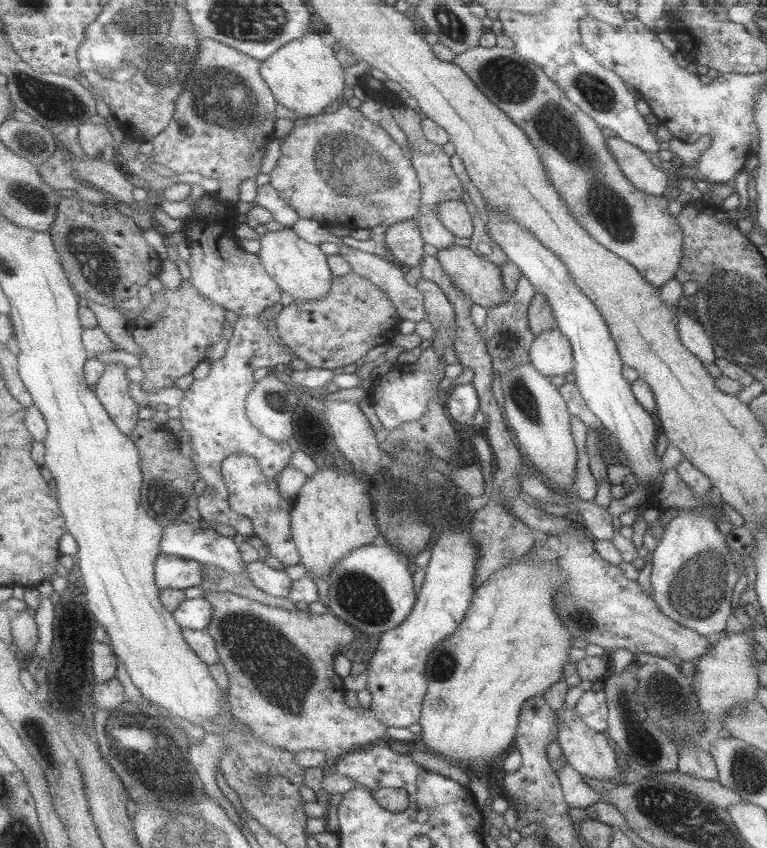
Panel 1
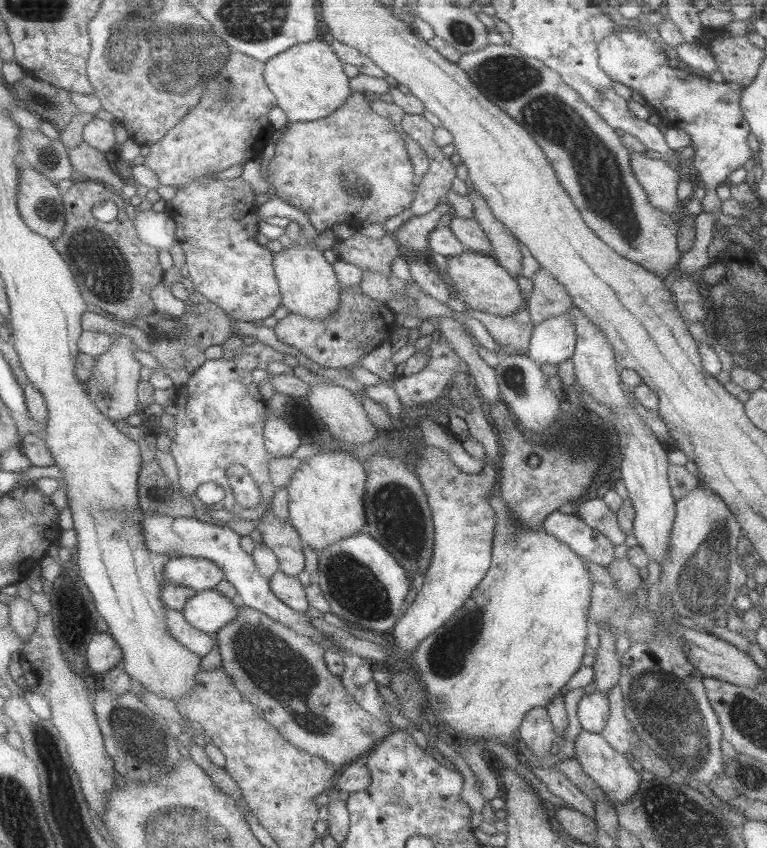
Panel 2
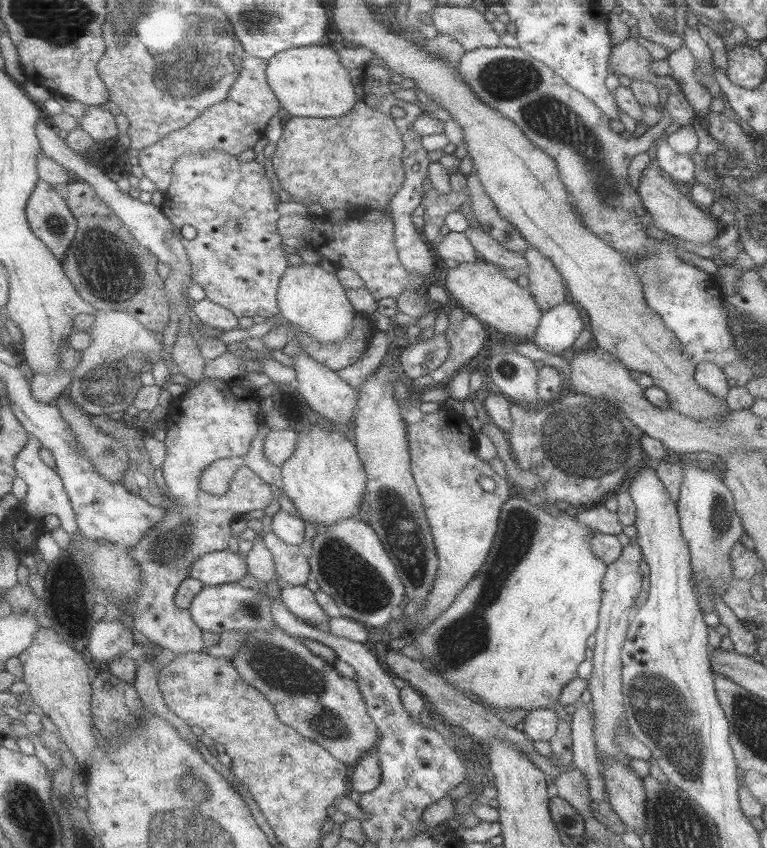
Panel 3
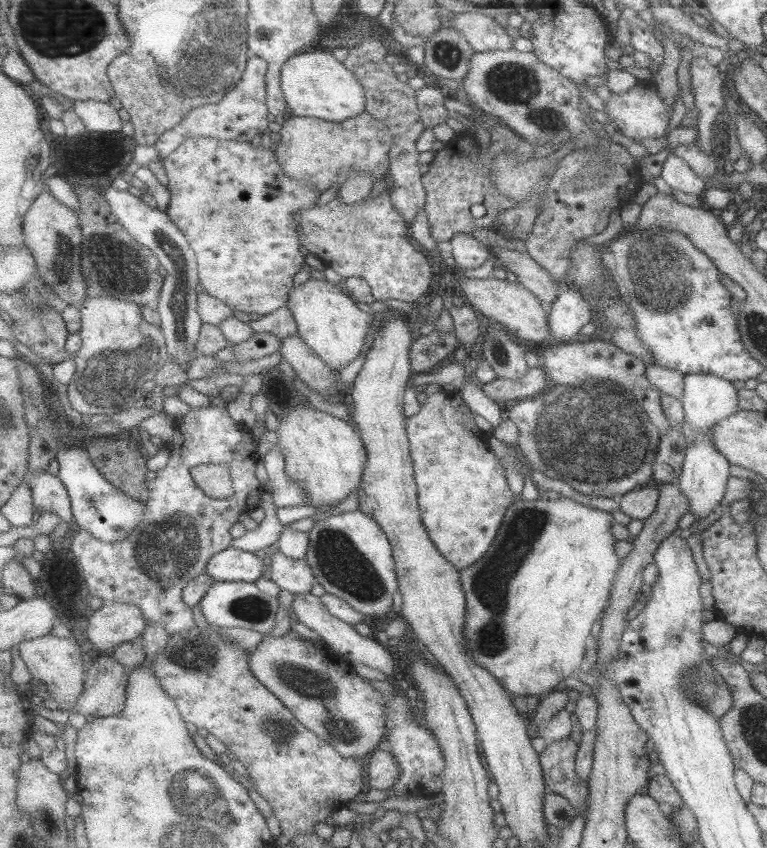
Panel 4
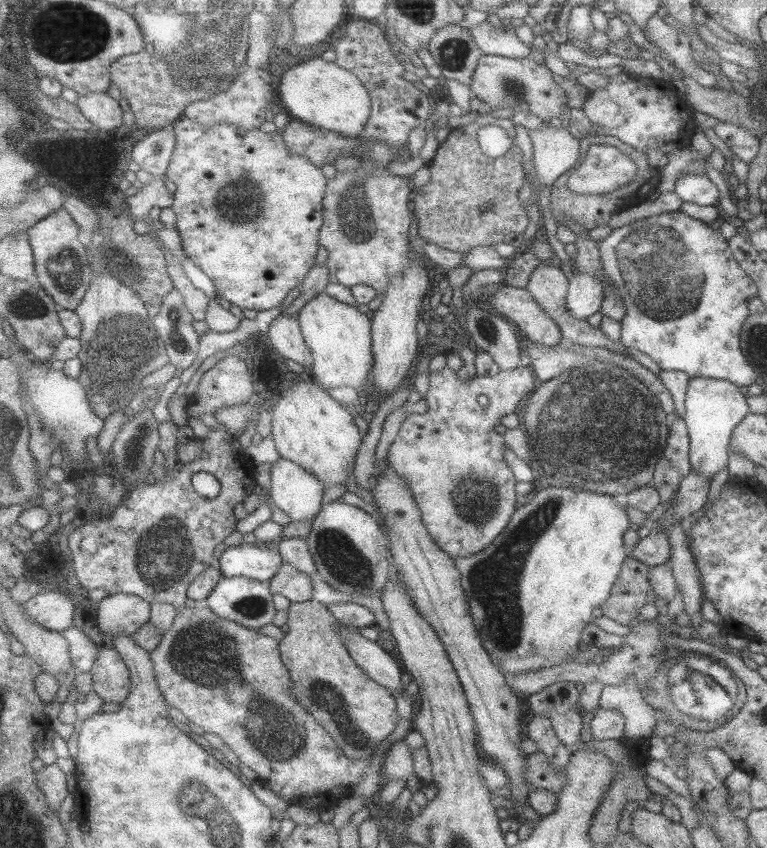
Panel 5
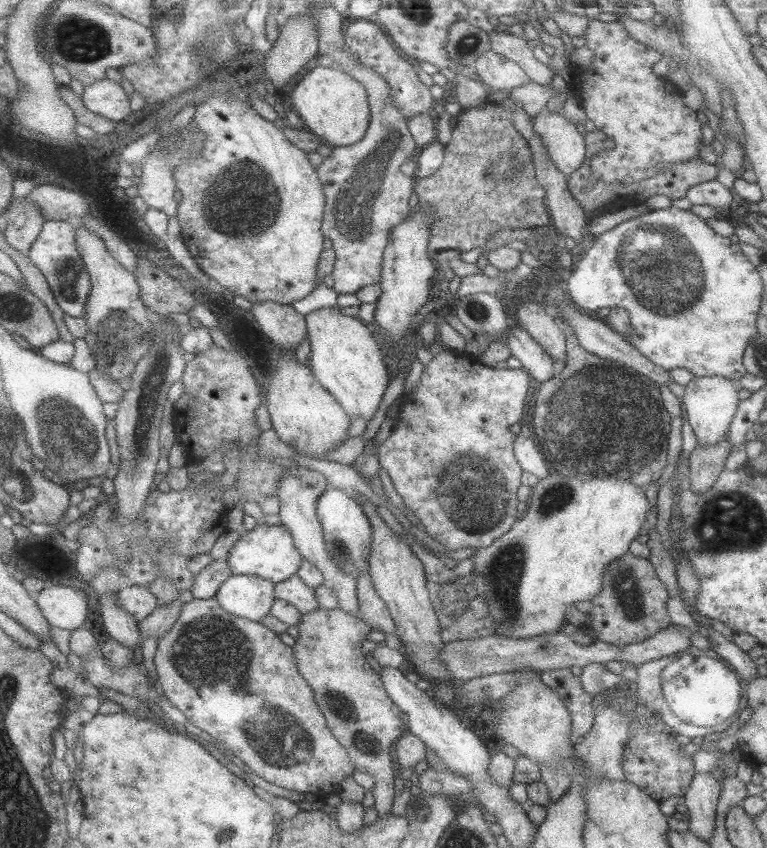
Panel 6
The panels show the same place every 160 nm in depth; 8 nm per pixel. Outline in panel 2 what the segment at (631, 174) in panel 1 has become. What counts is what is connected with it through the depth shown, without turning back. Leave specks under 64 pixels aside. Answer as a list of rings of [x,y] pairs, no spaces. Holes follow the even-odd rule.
[[[632,152],[631,166],[649,204],[663,213],[670,214],[672,218],[680,216],[673,214],[679,210],[679,204],[682,204],[676,196],[680,171],[667,166],[661,159],[653,160],[639,152]]]

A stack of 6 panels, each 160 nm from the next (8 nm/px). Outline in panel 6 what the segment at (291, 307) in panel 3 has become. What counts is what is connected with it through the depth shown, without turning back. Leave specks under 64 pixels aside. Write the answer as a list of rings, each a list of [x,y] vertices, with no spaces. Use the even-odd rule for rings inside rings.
[[[336,304],[310,312],[306,315],[306,323],[311,346],[308,362],[315,376],[341,401],[349,418],[361,418],[365,425],[368,424],[389,384],[389,370],[383,360],[385,351],[380,337],[365,321],[343,314]]]

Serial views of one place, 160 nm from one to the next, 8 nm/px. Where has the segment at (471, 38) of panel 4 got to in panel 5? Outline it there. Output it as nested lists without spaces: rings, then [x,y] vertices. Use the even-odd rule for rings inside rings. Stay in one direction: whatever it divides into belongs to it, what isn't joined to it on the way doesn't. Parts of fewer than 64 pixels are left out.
[[[486,20],[471,27],[470,31],[485,55],[525,58],[531,54],[530,44],[521,41],[516,32],[495,28]]]

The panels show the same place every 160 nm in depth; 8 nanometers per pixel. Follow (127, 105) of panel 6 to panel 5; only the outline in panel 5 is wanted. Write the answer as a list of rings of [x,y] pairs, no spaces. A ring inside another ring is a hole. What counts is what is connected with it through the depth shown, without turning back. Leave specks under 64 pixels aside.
[[[107,91],[91,92],[80,95],[77,100],[79,108],[89,121],[100,130],[115,130],[123,126],[123,108]]]

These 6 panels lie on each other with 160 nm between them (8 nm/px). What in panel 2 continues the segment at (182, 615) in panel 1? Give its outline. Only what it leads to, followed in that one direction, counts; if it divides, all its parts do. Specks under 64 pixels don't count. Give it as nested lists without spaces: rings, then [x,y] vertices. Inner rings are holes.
[[[198,591],[182,612],[185,619],[202,632],[219,633],[235,620],[243,608],[243,602],[236,596],[228,598],[217,591]]]

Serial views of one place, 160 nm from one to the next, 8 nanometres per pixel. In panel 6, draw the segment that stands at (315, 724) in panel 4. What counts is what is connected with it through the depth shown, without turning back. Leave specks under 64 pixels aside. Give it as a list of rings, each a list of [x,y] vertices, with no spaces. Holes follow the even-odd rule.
[[[319,607],[317,612],[303,615],[298,630],[300,635],[294,648],[301,676],[313,687],[329,728],[348,750],[356,768],[377,779],[373,807],[379,811],[379,819],[387,818],[395,802],[395,764],[391,750],[407,734],[408,723],[403,722],[401,708],[387,693],[381,674],[373,670],[363,654],[363,644],[373,628],[345,610]]]

